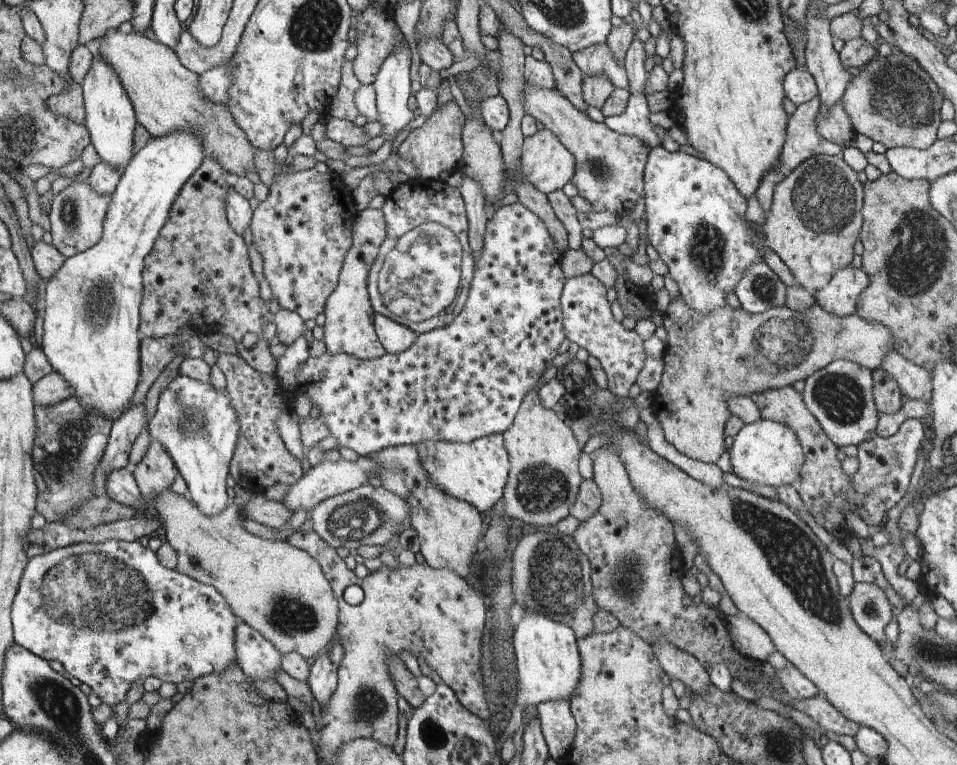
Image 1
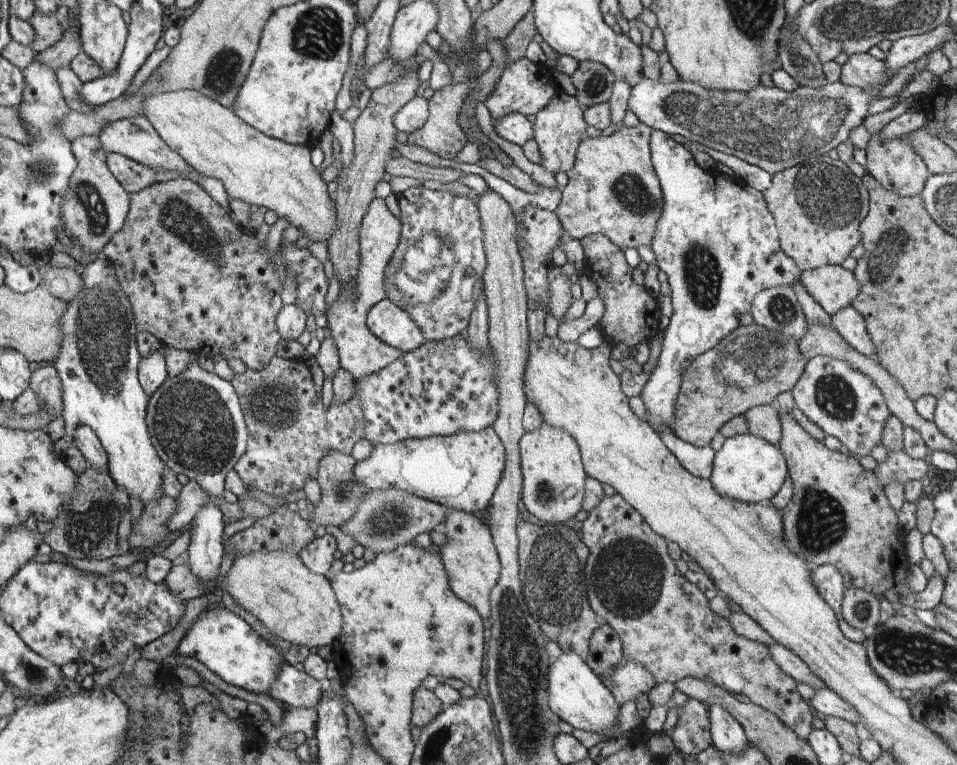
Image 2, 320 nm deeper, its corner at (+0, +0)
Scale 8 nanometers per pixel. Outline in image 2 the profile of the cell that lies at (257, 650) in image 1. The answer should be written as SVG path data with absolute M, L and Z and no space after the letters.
M284 662L279 675L269 688L268 694L284 702L284 706L316 708L323 695L322 682L310 676L305 670L297 670Z

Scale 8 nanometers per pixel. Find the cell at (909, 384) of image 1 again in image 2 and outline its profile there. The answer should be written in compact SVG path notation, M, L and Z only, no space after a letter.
M851 304L832 315L831 324L854 350L876 359L875 346L869 337L864 317Z

